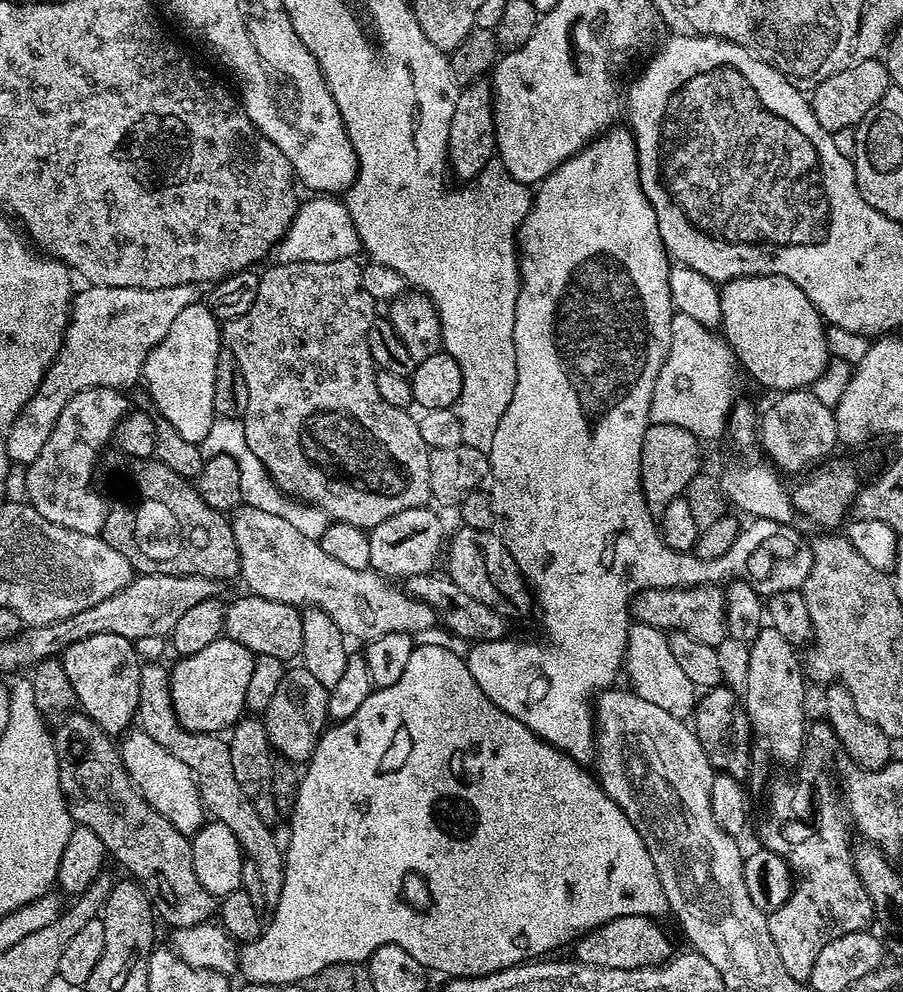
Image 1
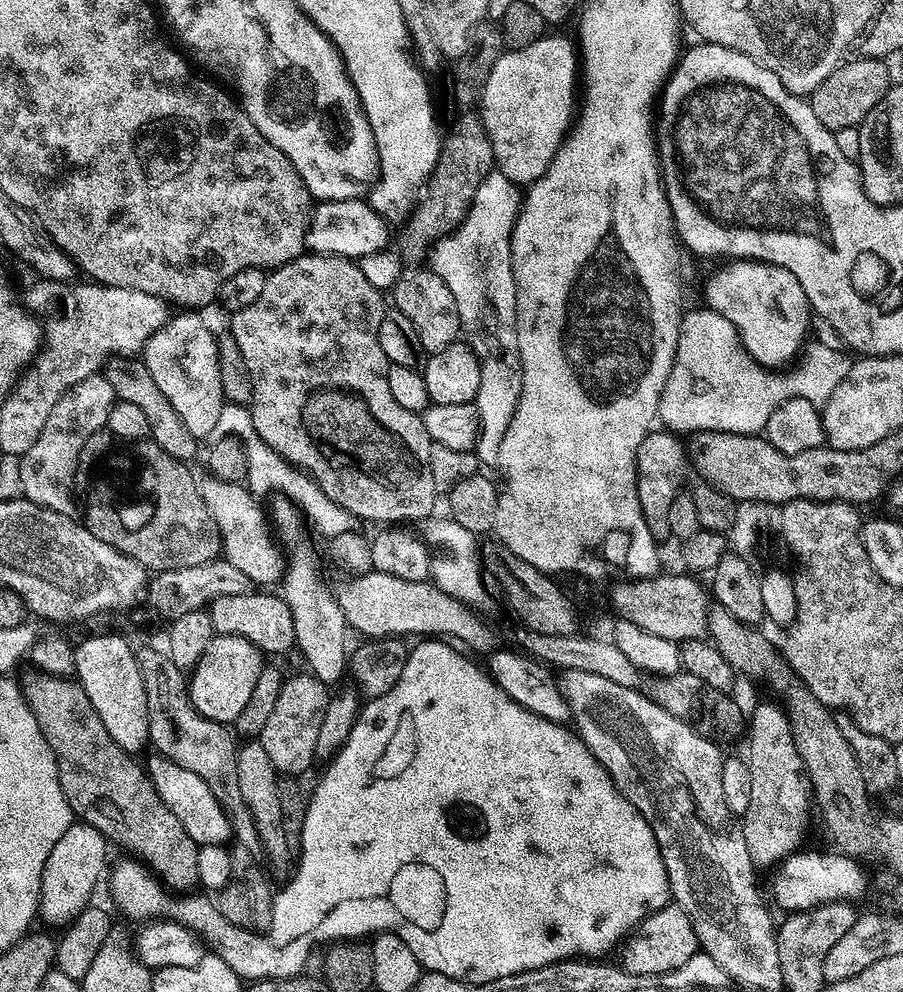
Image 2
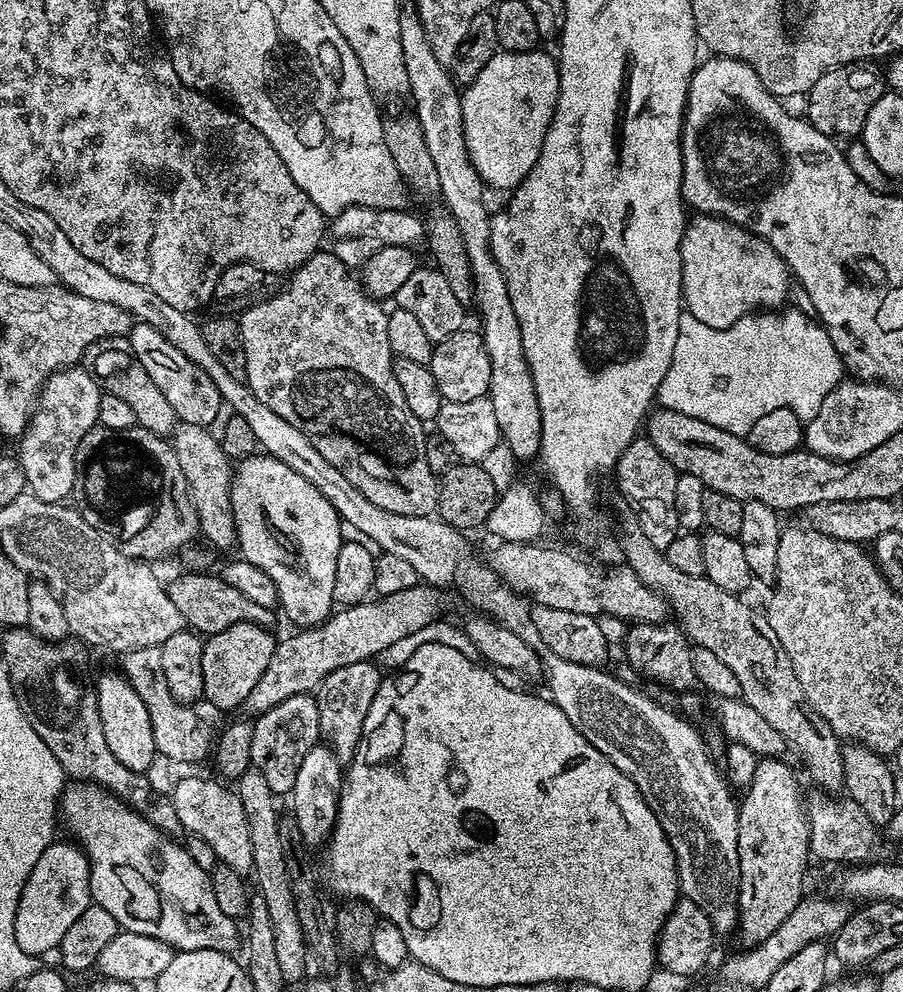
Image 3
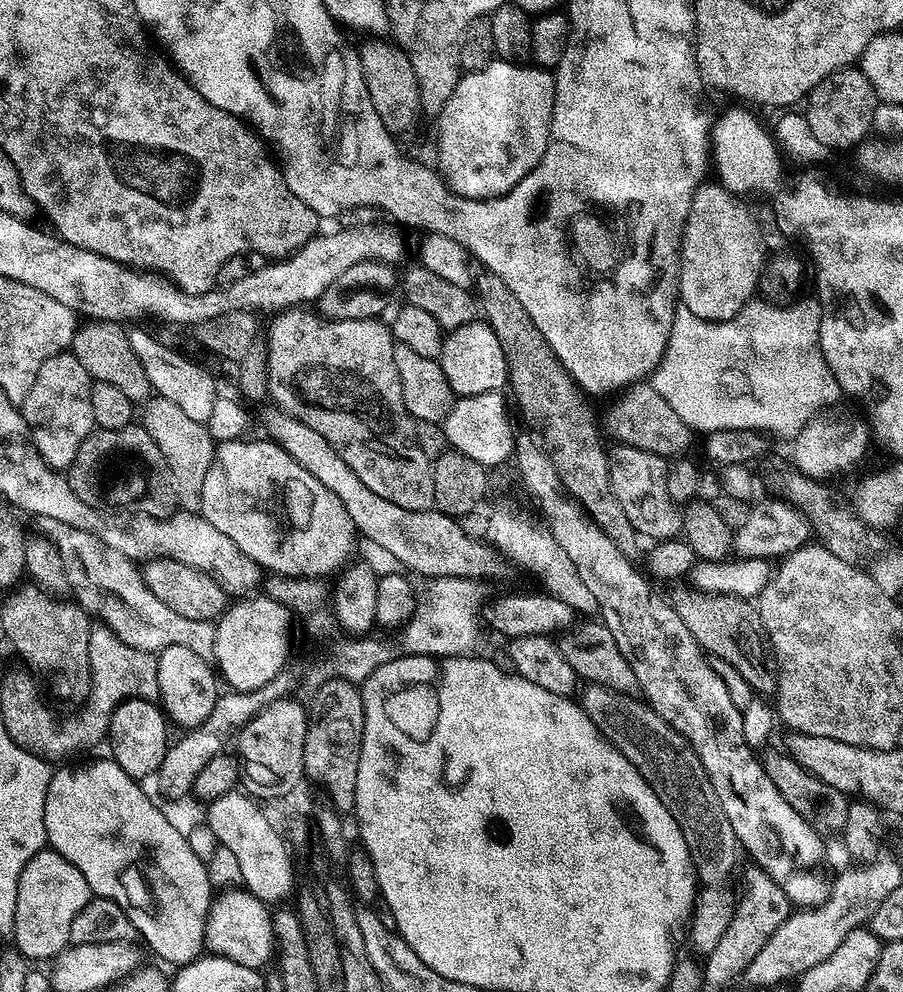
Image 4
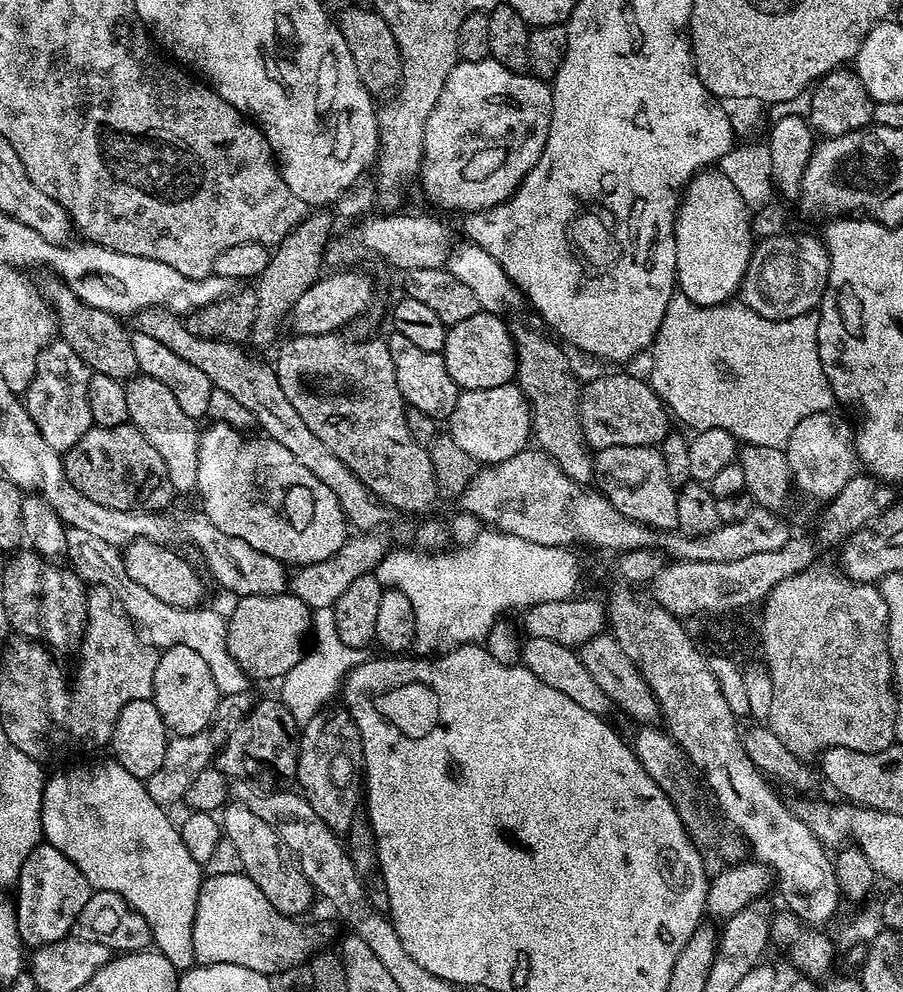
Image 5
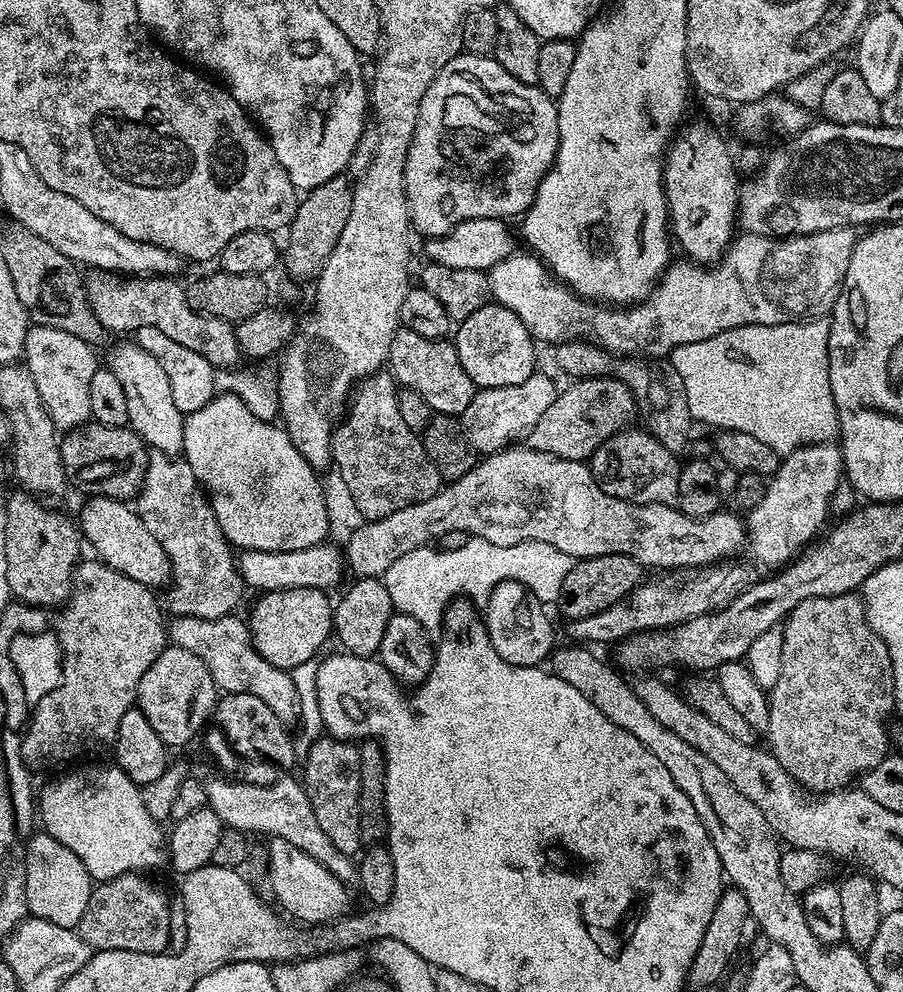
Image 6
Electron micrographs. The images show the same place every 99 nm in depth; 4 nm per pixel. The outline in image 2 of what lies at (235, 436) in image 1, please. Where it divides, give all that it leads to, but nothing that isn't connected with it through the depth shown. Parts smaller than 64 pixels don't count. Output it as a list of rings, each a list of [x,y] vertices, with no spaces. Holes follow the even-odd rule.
[[[225,403],[222,413],[218,414],[217,425],[207,439],[216,441],[222,437],[236,435],[244,442],[247,453],[247,474],[245,477],[246,486],[253,495],[263,496],[268,492],[281,494],[285,499],[292,501],[293,505],[304,515],[307,514],[311,524],[317,532],[329,540],[337,537],[338,534],[356,533],[363,531],[364,524],[360,517],[350,514],[345,507],[340,507],[333,499],[325,496],[325,491],[318,486],[316,480],[291,464],[284,457],[278,455],[270,445],[262,441],[261,436],[254,429],[254,422],[251,411],[240,404]]]

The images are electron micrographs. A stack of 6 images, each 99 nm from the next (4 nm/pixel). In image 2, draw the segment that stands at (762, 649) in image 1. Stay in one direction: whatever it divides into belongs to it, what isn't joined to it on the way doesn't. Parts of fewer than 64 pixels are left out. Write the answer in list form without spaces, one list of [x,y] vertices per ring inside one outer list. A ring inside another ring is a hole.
[[[760,704],[750,712],[746,724],[751,793],[742,815],[742,827],[746,850],[750,850],[752,863],[760,870],[779,865],[803,845],[800,843],[808,828],[808,808],[810,812],[813,803],[808,775],[794,746],[789,717],[781,709],[780,712],[772,704]]]

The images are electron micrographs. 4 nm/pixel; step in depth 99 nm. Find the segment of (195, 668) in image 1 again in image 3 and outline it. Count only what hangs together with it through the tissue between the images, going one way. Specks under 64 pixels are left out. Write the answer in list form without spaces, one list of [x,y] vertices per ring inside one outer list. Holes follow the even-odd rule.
[[[238,622],[234,626],[226,626],[218,634],[204,640],[202,650],[202,686],[203,699],[209,700],[216,708],[236,708],[247,701],[248,695],[258,686],[258,678],[266,674],[266,666],[270,666],[270,654],[274,654],[277,637],[268,633],[263,624]]]

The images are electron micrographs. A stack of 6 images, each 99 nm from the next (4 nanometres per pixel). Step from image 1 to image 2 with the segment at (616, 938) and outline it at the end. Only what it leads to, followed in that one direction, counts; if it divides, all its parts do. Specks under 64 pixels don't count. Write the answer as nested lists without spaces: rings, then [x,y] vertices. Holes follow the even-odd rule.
[[[669,902],[657,912],[649,912],[632,929],[623,948],[622,967],[625,972],[630,972],[634,976],[661,976],[678,970],[678,966],[686,966],[686,962],[690,962],[690,958],[696,956],[700,943],[686,910],[682,910],[675,902]]]

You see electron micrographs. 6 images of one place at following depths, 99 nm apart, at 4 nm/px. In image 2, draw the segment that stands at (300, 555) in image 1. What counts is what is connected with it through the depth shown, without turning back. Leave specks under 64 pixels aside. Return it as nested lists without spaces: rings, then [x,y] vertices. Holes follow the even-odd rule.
[[[213,474],[199,481],[202,502],[214,522],[220,535],[220,547],[223,559],[229,560],[236,569],[242,570],[248,580],[256,586],[272,586],[281,579],[282,572],[272,561],[272,544],[268,541],[264,526],[264,514],[260,510],[261,502],[243,483],[220,480]],[[371,571],[365,576],[354,576],[347,581],[341,592],[338,592],[340,609],[344,615],[345,625],[356,632],[361,632],[364,638],[447,638],[449,641],[457,640],[464,644],[469,653],[484,652],[488,654],[497,647],[496,632],[487,624],[485,617],[474,608],[469,608],[458,598],[438,587],[437,584],[428,580],[422,582],[406,582],[404,578],[394,578],[392,574],[385,572]]]

